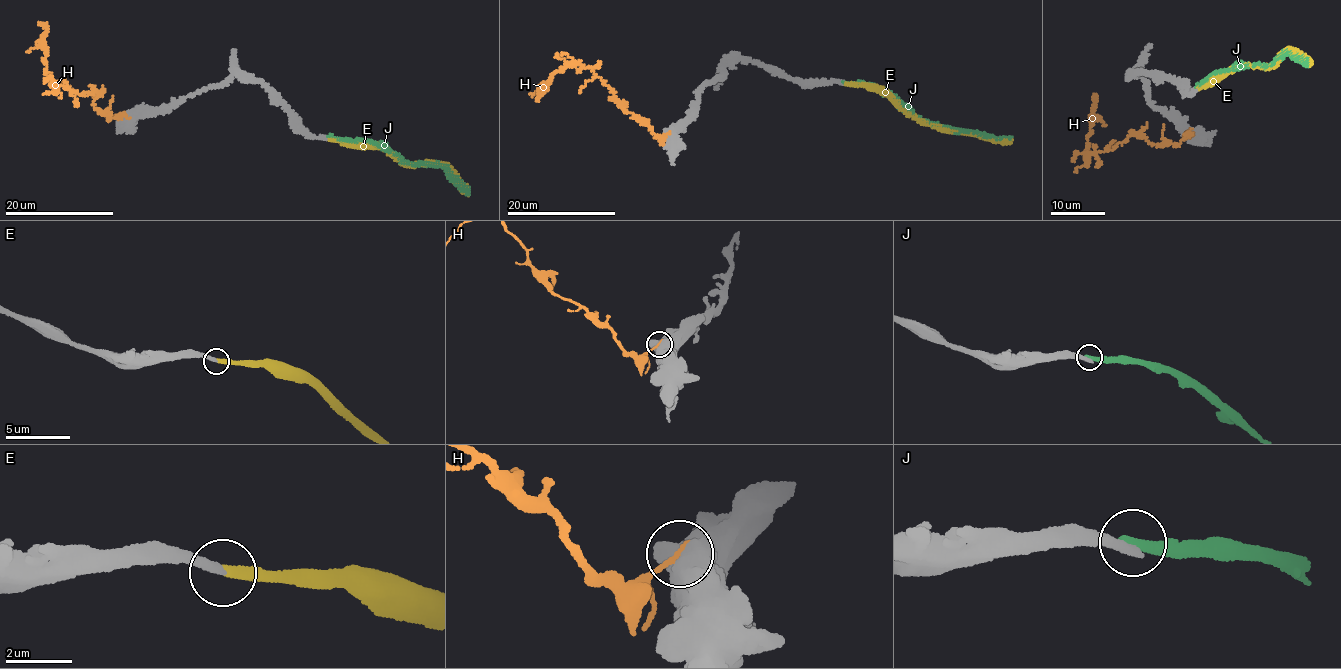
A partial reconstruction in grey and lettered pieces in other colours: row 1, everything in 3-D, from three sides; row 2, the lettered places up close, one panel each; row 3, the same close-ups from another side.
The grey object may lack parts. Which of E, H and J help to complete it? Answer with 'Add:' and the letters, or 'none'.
Add: E

